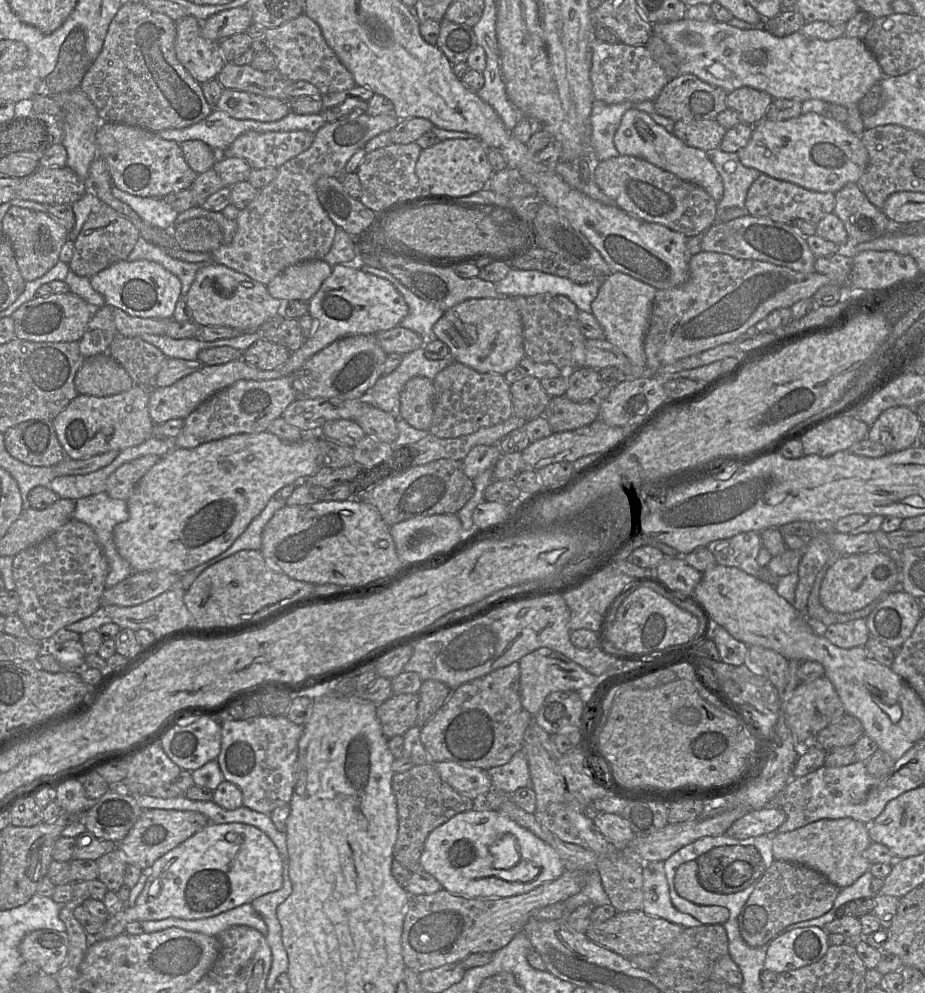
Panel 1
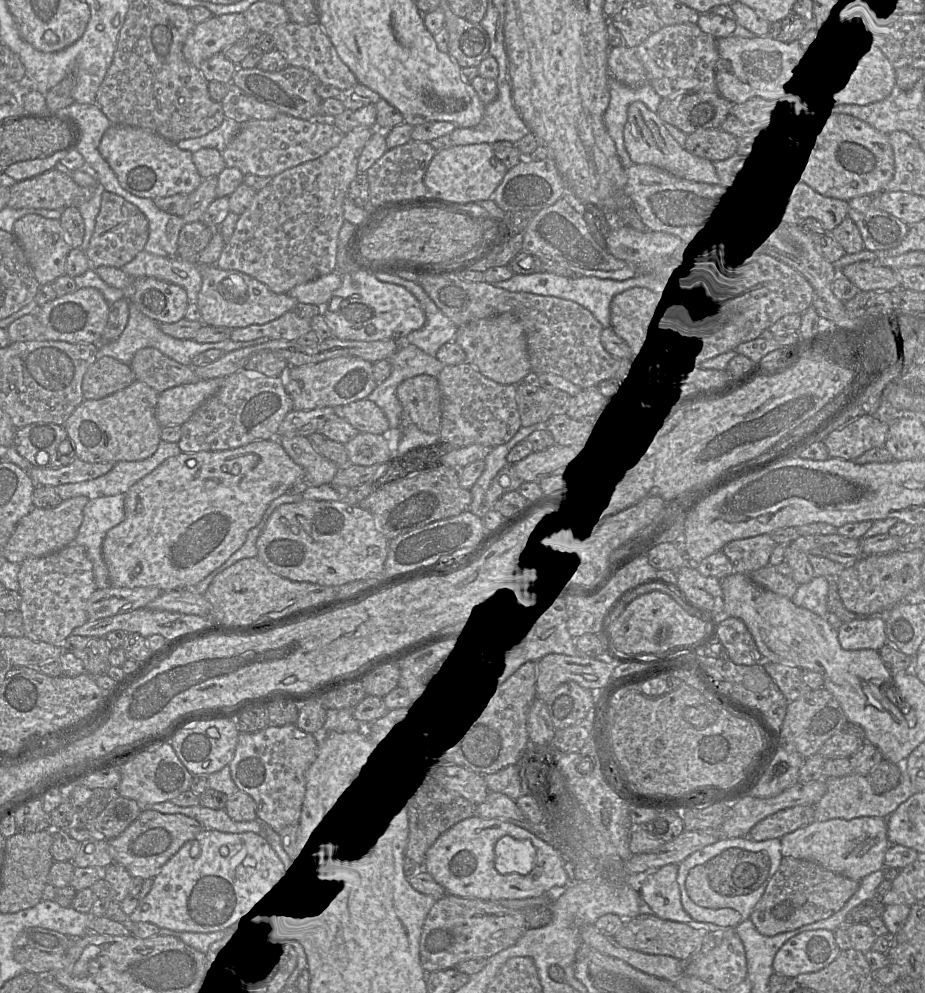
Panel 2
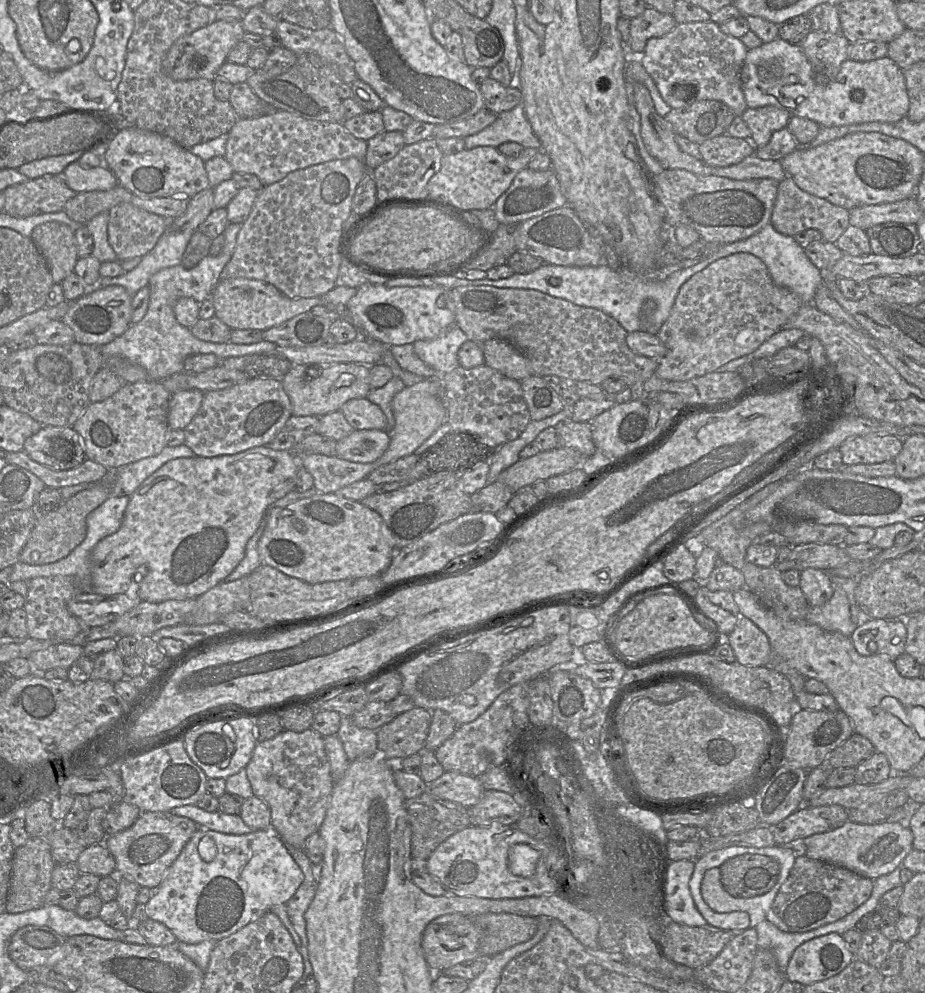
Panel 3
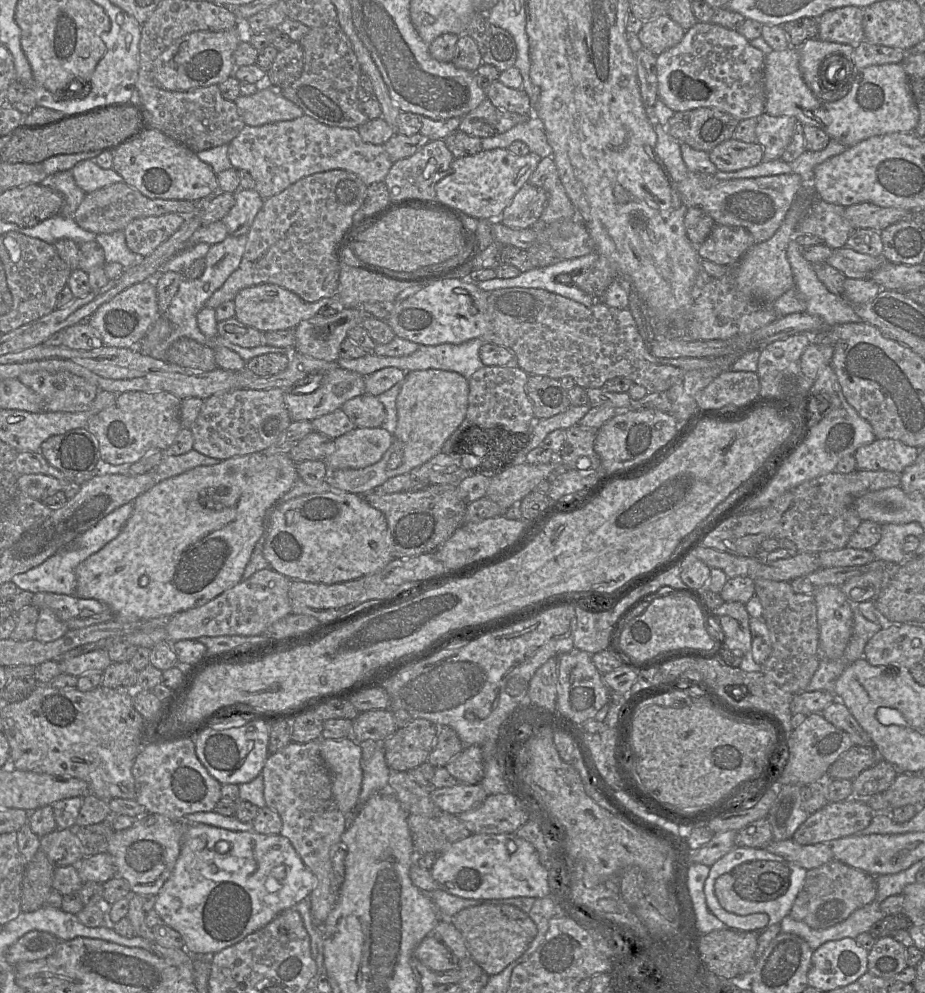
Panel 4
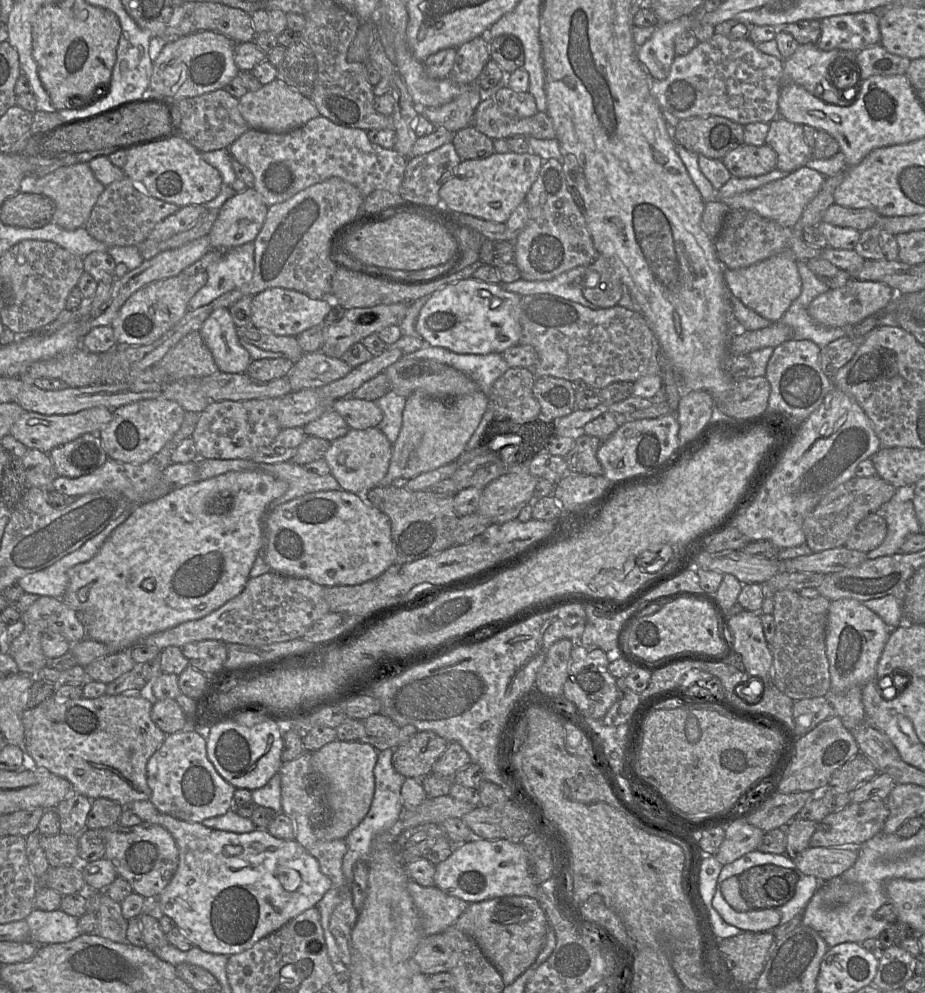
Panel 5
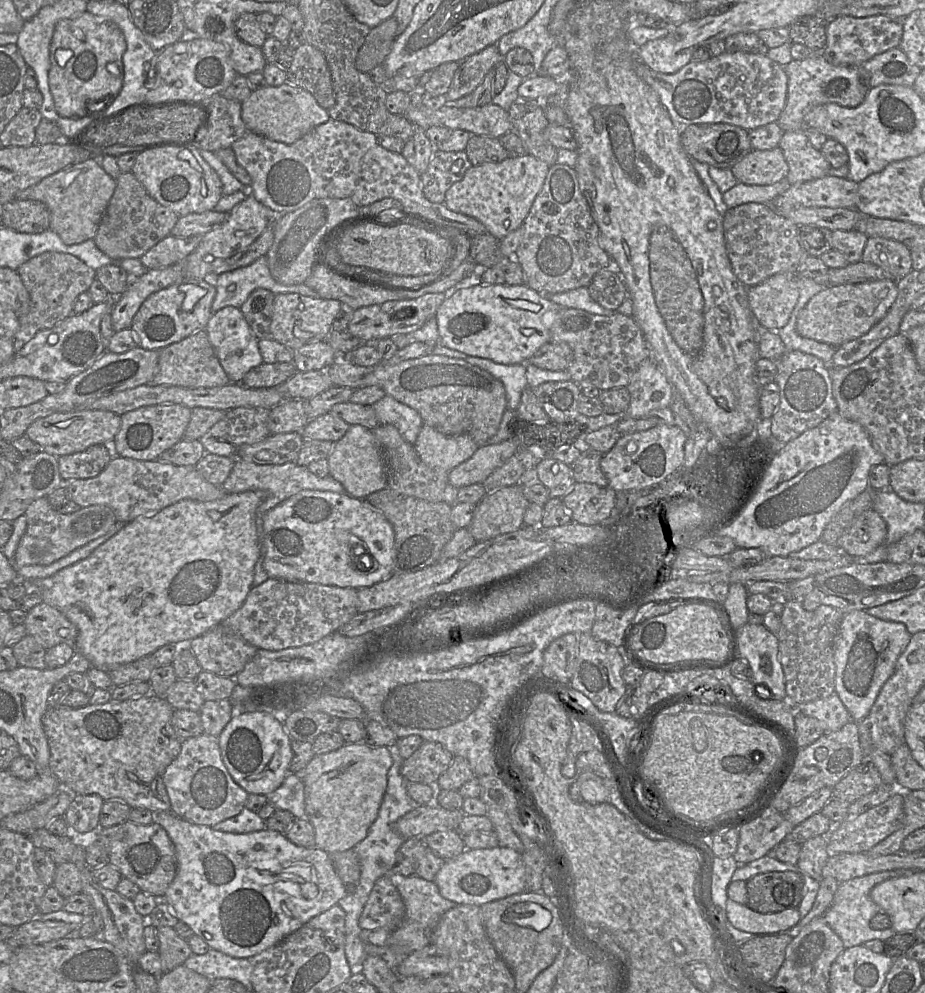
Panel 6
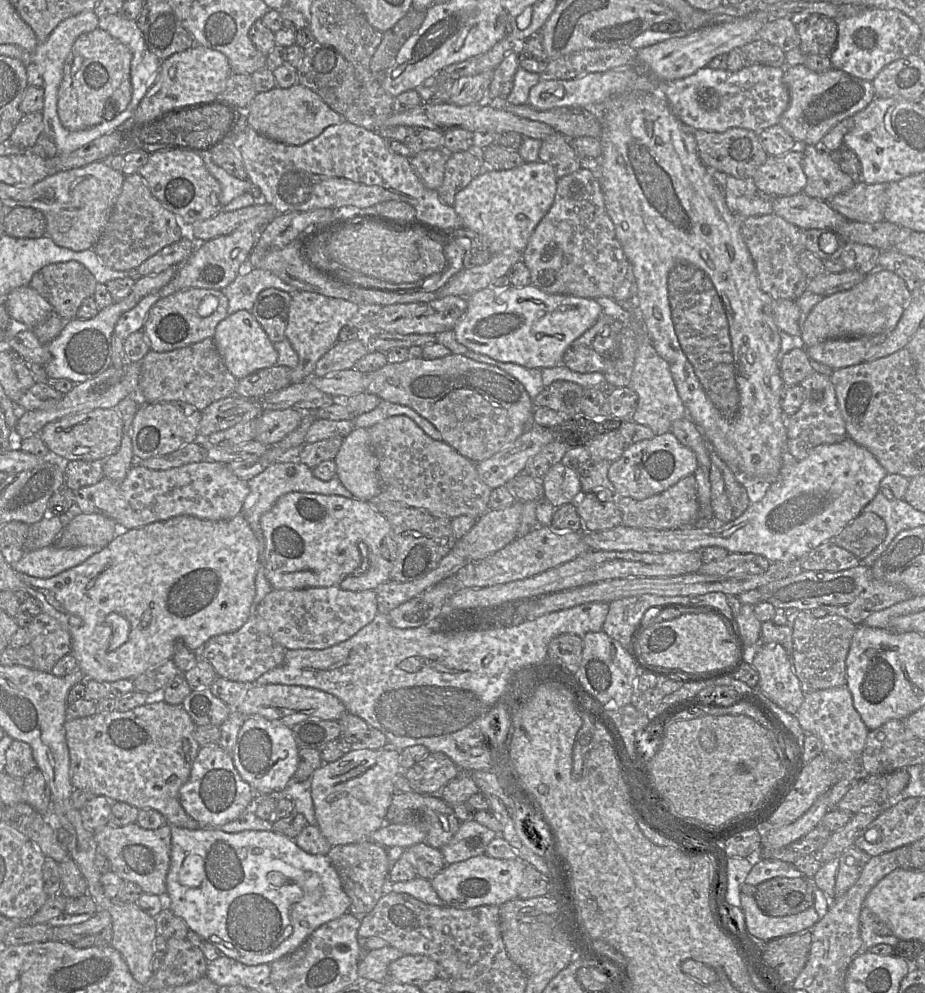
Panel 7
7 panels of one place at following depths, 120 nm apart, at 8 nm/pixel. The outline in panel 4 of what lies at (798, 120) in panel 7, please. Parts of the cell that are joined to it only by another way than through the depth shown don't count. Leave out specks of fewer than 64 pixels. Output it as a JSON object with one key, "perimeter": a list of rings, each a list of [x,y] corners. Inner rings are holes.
{"perimeter":[[[813,38],[805,41],[798,49],[799,66],[802,77],[813,92],[813,94],[826,102],[840,100],[850,90],[849,87],[841,88],[837,91],[830,91],[824,86],[822,77],[823,63],[831,56],[837,56],[837,62],[841,66],[841,60],[847,65],[847,75],[852,73],[854,68],[854,47],[848,44],[822,41],[818,38]],[[842,57],[846,57],[846,60]]]}

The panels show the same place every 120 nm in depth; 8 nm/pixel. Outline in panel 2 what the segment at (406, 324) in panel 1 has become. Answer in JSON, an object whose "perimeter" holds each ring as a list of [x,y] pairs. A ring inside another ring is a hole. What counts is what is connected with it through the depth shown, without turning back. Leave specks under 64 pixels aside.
{"perimeter":[[[384,273],[376,274],[375,277],[382,282],[406,288],[420,302],[426,315],[426,322],[421,329],[406,336],[410,344],[431,356],[436,356],[442,345],[454,340],[458,327],[443,314],[418,283]]]}

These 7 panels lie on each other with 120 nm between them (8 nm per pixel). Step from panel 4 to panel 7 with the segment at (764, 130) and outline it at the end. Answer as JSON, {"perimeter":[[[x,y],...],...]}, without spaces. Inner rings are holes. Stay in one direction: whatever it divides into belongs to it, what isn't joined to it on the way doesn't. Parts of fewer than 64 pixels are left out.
{"perimeter":[[[804,145],[800,147],[803,153],[802,166],[807,178],[803,193],[813,198],[828,201],[837,194],[850,190],[856,183],[851,176],[843,172],[835,163],[830,153],[821,146]]]}

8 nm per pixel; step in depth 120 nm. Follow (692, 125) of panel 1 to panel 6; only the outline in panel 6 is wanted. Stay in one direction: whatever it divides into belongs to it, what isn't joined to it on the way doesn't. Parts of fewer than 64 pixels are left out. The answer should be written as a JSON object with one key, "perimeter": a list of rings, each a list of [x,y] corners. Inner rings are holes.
{"perimeter":[[[779,147],[770,150],[752,149],[731,168],[736,179],[748,185],[772,185],[786,178],[788,169],[783,151]]]}

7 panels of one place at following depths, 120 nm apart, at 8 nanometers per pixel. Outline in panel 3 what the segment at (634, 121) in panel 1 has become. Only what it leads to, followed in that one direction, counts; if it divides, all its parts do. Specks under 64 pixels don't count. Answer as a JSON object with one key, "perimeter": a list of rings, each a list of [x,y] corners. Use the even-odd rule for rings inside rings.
{"perimeter":[[[633,83],[633,94],[640,117],[642,141],[663,169],[684,169],[697,175],[712,175],[712,166],[680,149],[671,124],[657,113],[649,90],[641,83]]]}

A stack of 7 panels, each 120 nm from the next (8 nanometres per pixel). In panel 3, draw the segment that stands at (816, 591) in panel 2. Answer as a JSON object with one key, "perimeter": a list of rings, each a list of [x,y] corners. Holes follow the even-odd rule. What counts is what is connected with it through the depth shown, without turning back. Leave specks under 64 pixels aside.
{"perimeter":[[[834,585],[834,593],[826,603],[810,606],[806,621],[850,637],[857,626],[851,621],[848,586]]]}

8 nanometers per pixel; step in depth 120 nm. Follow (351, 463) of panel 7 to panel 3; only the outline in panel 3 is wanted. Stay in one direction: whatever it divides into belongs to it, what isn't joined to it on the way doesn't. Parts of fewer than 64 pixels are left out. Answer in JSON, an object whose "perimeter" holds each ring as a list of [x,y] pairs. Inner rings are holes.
{"perimeter":[[[356,430],[336,442],[336,456],[358,463],[371,463],[388,449],[391,438],[385,430]]]}

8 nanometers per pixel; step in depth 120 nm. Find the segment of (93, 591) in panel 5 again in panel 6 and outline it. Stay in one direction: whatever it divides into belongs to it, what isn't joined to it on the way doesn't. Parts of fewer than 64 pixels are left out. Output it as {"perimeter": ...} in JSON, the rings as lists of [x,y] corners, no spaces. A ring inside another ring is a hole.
{"perimeter":[[[258,491],[229,493],[219,500],[200,502],[184,499],[172,504],[153,515],[137,517],[125,524],[114,536],[97,547],[89,557],[62,569],[49,579],[39,583],[30,583],[29,589],[39,592],[42,602],[61,611],[78,628],[75,649],[86,657],[92,667],[108,672],[111,668],[150,656],[160,647],[167,644],[187,644],[205,634],[237,611],[246,600],[253,587],[255,564],[260,555],[260,536],[256,523],[256,510],[265,494]]]}

